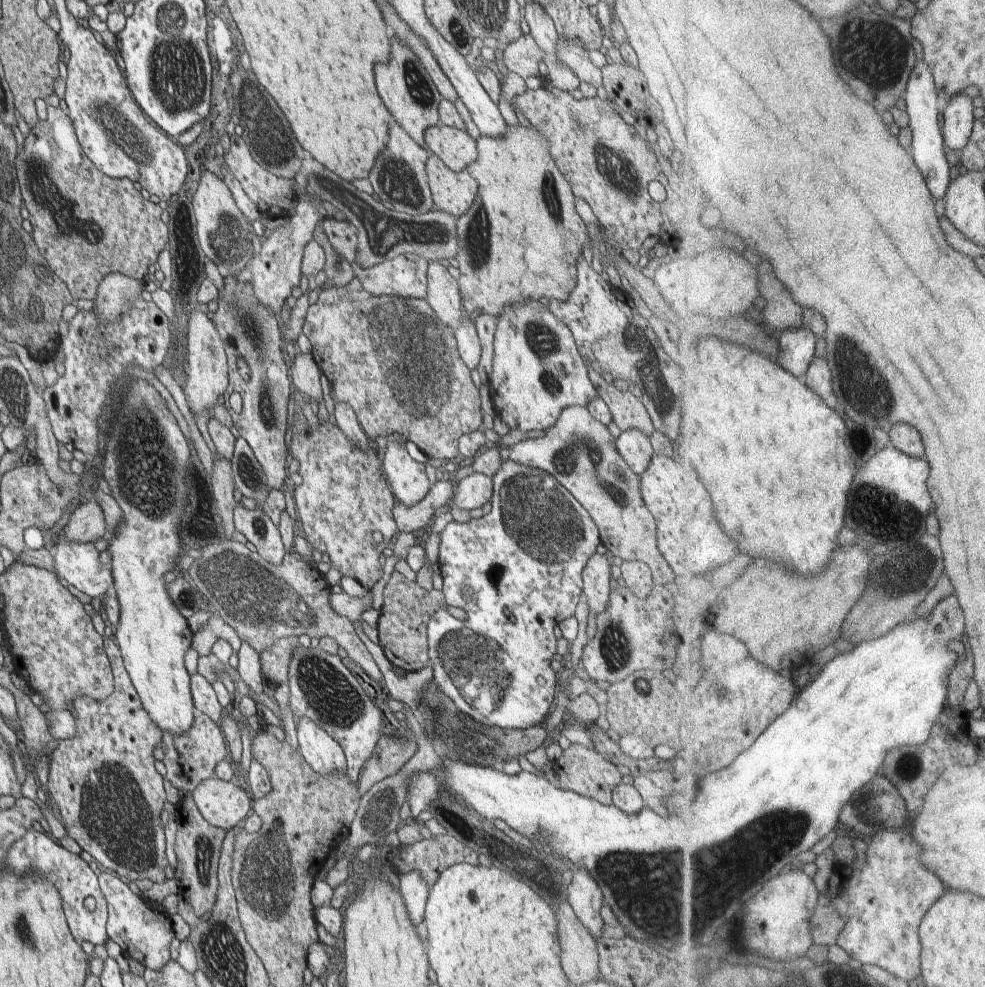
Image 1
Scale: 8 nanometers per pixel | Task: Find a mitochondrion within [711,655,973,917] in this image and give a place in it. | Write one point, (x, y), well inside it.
(909, 766)

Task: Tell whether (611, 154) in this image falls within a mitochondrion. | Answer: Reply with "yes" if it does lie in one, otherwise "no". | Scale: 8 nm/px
yes

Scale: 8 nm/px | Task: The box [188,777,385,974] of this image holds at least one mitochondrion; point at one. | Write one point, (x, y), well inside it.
(267, 898)

